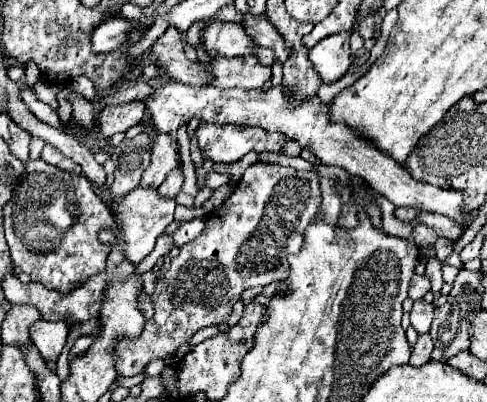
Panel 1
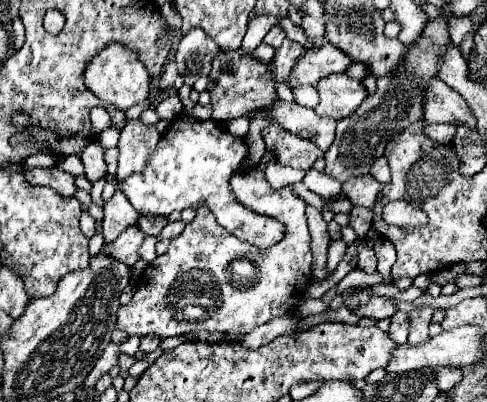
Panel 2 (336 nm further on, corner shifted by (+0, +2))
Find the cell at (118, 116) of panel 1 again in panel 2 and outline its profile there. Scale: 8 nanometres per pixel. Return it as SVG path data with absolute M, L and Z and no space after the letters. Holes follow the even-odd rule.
M112 43L108 45L108 49L102 49L96 57L90 59L88 69L84 71L84 85L102 101L116 105L118 109L126 111L128 107L142 103L148 99L148 91L150 91L150 75L144 67L144 63L140 61L138 53L126 45L120 43Z

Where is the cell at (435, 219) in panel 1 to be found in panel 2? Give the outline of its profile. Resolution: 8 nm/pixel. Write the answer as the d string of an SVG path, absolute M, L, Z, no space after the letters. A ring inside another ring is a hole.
M386 157L378 158L373 164L370 175L377 181L383 184L388 184L391 181L391 173Z

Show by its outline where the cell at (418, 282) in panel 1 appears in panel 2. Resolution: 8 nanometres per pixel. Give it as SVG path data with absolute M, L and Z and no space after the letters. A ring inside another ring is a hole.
M372 297L366 305L358 305L350 309L358 317L372 317L372 319L386 319L396 313L396 307L390 297Z

